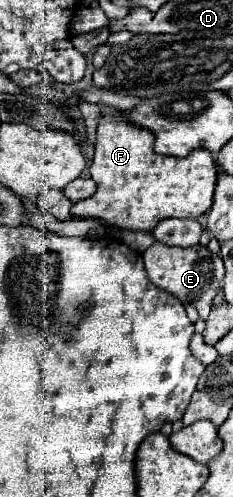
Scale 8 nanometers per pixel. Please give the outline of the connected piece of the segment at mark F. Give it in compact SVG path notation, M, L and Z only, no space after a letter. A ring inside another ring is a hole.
M111 107L103 111L97 129L95 159L89 169L97 191L93 197L75 203L71 213L81 219L101 219L127 231L153 231L159 221L171 217L197 219L209 211L217 183L217 165L211 153L195 149L185 159L157 155L151 133L137 125L127 125Z

